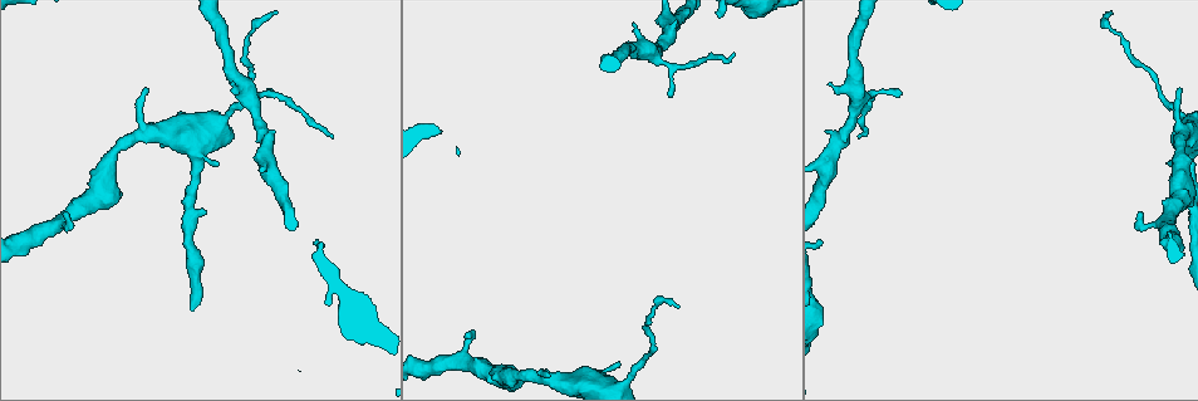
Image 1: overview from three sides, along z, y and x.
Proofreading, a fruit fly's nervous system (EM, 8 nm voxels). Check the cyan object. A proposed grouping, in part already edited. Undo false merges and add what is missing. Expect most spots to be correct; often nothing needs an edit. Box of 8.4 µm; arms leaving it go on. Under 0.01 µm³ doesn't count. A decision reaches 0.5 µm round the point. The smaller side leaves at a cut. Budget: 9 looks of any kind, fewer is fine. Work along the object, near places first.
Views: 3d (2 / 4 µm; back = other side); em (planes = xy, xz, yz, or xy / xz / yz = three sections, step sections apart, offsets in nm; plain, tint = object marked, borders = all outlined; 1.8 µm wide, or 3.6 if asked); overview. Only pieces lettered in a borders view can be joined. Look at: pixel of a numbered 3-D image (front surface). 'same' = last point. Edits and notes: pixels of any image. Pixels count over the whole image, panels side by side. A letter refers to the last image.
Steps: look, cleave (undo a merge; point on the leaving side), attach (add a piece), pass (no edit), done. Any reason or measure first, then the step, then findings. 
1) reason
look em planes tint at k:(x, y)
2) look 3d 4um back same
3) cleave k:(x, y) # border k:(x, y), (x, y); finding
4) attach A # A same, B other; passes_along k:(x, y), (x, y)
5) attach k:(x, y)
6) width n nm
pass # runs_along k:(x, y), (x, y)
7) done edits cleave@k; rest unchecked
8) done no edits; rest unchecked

free end
look em planes tint at 1:(1137, 214)

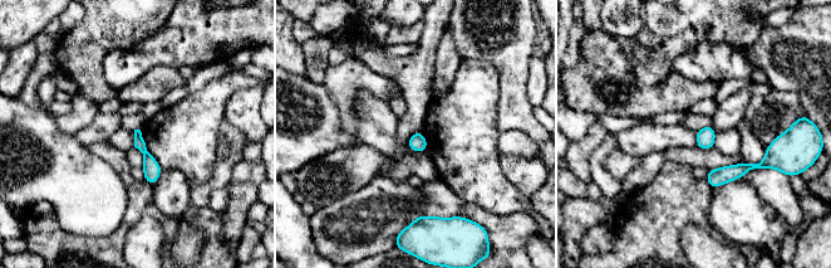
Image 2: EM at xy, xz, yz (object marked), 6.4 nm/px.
see the neighbours
look em planes borders same

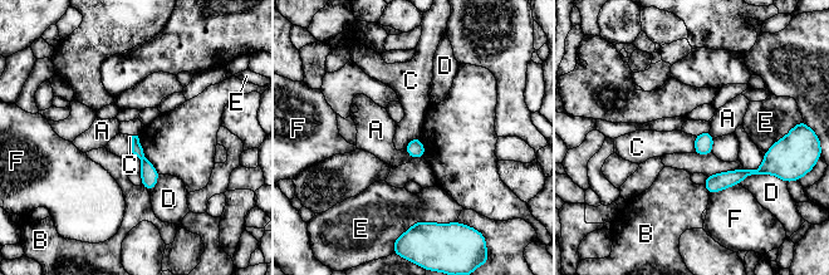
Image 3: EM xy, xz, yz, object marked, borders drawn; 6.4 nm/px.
pass # A other, B other, C other, D other, E other, F other; no lettered piece goes on from it

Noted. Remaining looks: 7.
thin end
look 3d 2um at 1:(670, 95)

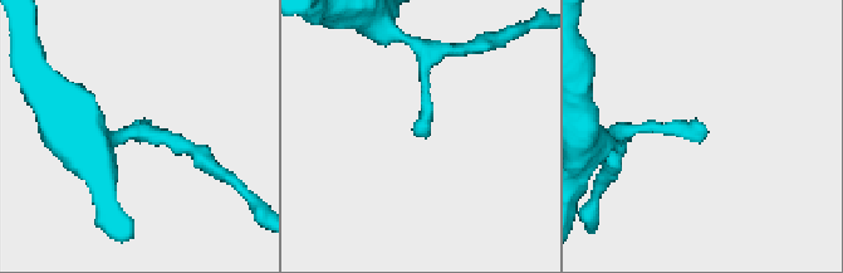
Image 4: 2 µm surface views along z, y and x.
look em planes borders at 4:(704, 136)

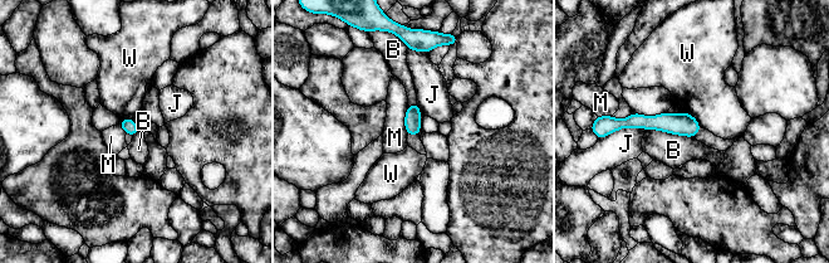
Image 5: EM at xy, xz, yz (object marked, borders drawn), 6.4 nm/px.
width 90 nm
pass # B other, J other, M other, W other; border 5:(648, 128), (693, 137); no lettered piece goes on from it

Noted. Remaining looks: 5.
free end
look 3d 4um at 1:(859, 136)

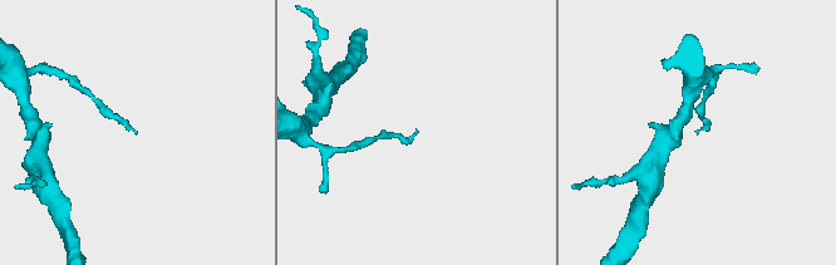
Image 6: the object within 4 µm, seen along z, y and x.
look em xz step 4 borders at 6:(134, 130)

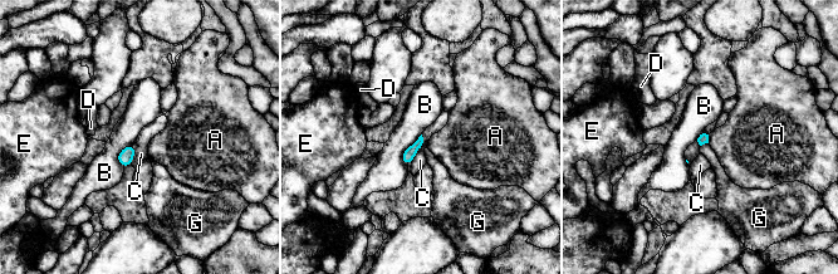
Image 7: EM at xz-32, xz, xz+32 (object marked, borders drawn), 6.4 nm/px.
pass # A other, B other, C other, D other, E other, G other; border 7:(422, 135), (422, 145), (407, 166); none of them fits

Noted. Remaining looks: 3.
calibre changes
look 3d 2um at 1:(595, 376)

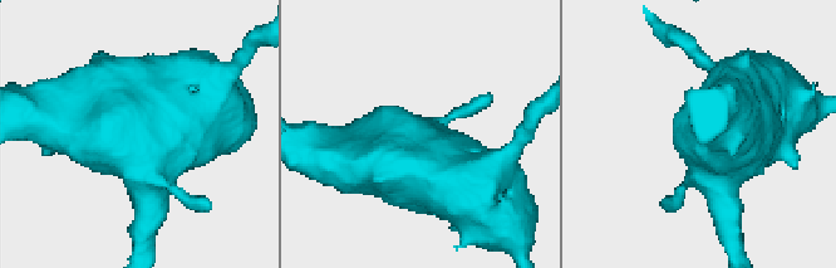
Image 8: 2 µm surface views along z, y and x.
look em 3.6um planes borders at 8:(134, 148)

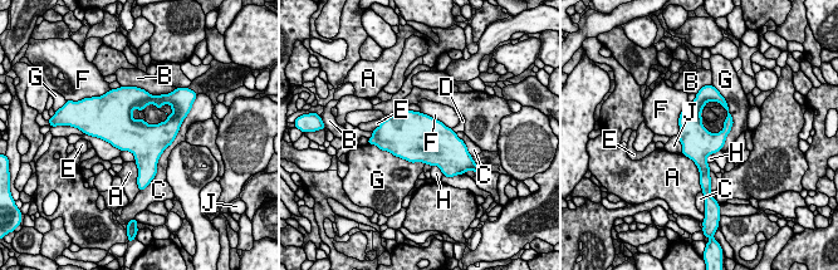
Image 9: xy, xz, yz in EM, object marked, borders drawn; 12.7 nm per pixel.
longest_contact C 750 nm
pass # A other, B other, C other, D other, E other, F other, G other, H other, J other; border 9:(122, 150), (128, 150), (136, 160); one cell here

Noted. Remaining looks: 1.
done no edits; rest unchecked

